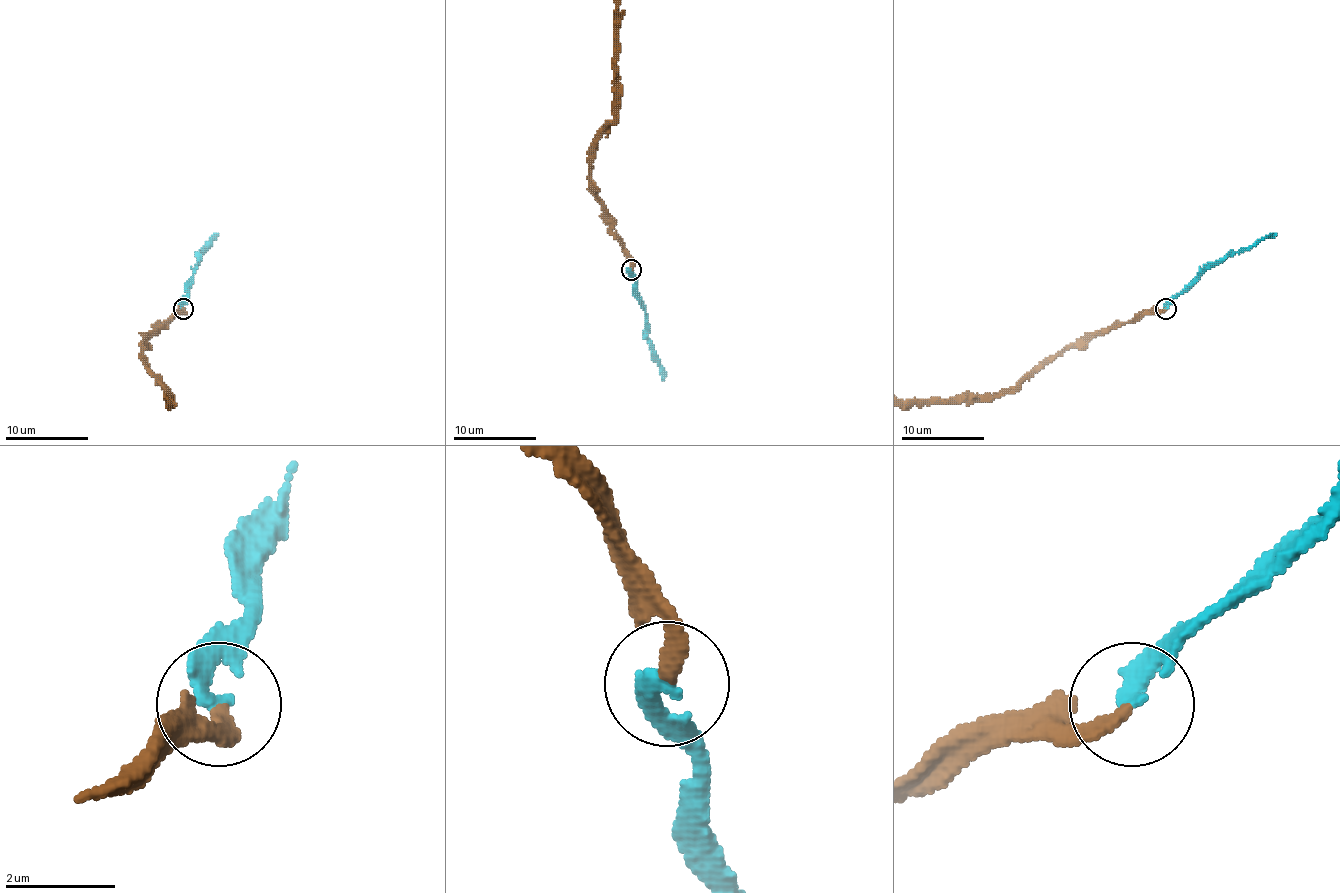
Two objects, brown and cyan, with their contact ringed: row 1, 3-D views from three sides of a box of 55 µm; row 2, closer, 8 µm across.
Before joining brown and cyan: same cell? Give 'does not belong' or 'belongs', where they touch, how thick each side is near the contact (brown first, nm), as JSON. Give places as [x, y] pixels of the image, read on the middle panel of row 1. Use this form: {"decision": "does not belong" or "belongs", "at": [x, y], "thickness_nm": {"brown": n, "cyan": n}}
{"decision": "belongs", "at": [631, 269], "thickness_nm": {"brown": 220, "cyan": 320}}

